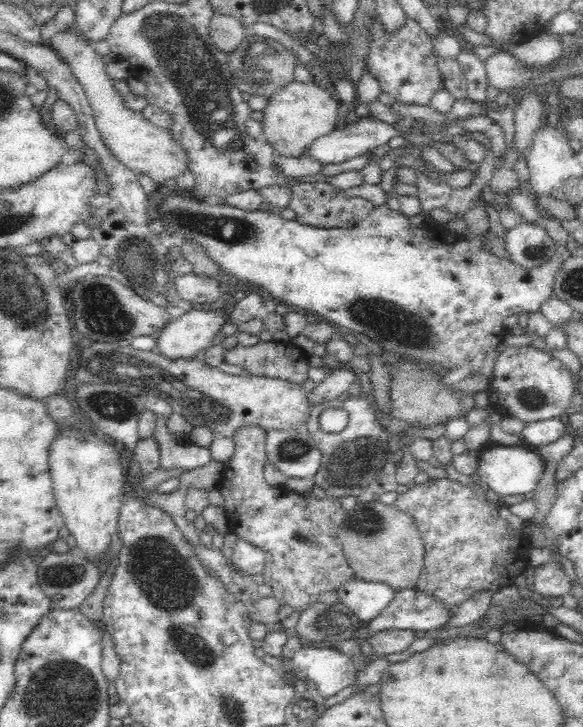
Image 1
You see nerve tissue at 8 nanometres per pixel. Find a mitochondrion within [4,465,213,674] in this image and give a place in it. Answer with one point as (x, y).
(57, 575)

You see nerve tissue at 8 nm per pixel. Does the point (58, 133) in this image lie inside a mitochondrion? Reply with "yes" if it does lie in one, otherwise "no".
no

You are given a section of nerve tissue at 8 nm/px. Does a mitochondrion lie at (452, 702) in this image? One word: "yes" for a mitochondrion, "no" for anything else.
no

